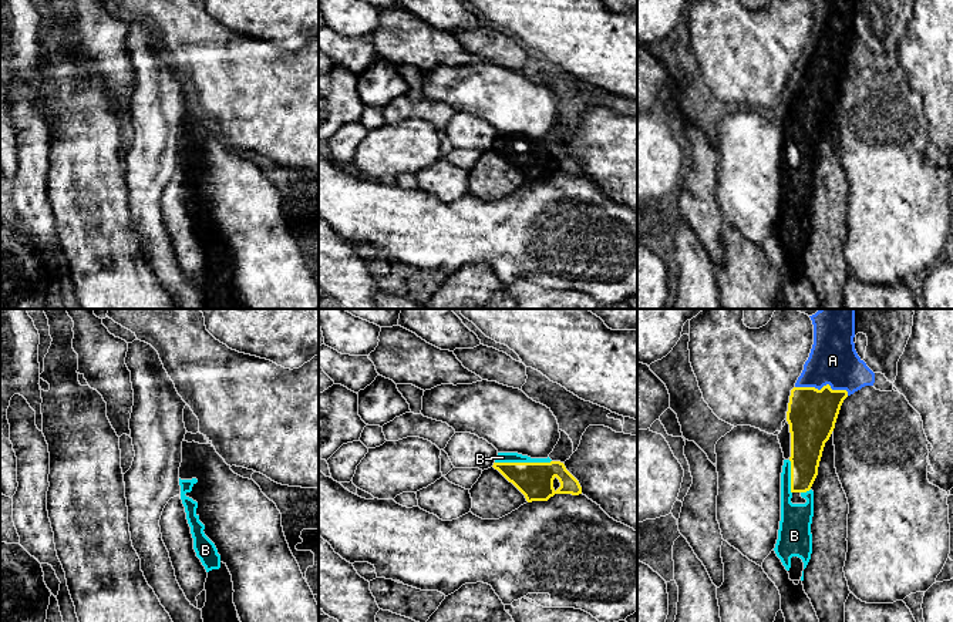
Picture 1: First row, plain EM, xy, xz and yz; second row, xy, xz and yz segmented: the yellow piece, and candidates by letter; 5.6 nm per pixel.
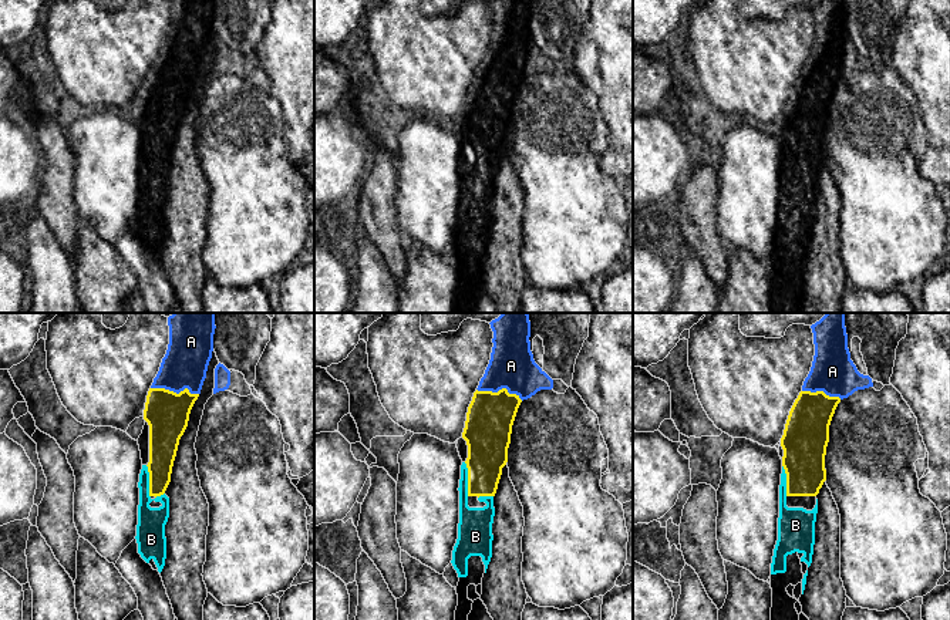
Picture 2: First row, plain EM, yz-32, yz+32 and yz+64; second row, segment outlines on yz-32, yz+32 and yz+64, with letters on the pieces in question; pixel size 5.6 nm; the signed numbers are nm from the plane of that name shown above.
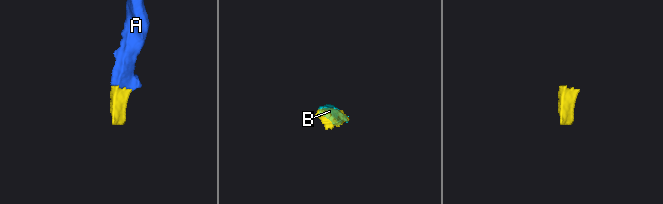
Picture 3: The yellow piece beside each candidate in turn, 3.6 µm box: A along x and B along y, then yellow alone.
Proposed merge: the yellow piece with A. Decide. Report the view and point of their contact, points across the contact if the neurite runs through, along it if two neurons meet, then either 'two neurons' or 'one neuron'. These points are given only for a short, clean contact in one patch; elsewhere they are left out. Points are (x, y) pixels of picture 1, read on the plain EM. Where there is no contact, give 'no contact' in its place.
yz (822, 69) | one neuron

